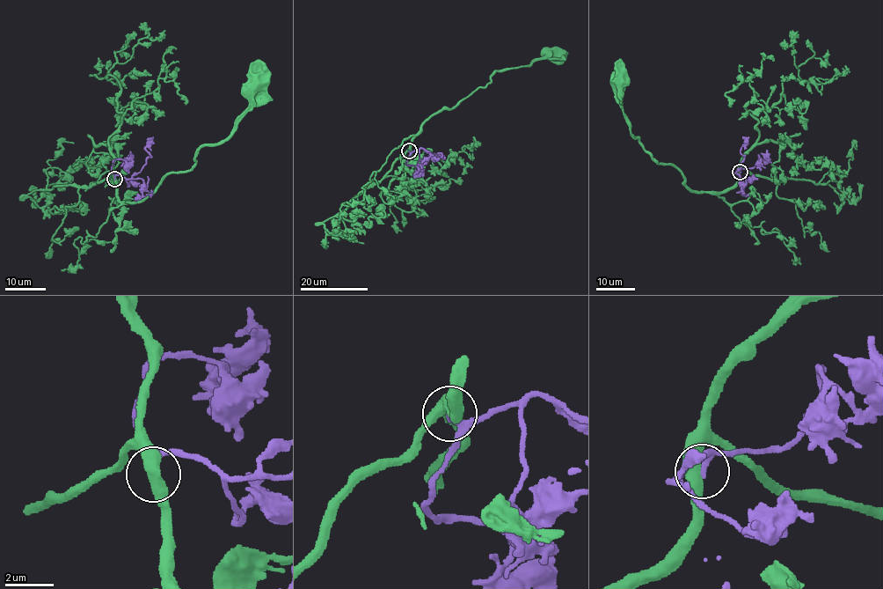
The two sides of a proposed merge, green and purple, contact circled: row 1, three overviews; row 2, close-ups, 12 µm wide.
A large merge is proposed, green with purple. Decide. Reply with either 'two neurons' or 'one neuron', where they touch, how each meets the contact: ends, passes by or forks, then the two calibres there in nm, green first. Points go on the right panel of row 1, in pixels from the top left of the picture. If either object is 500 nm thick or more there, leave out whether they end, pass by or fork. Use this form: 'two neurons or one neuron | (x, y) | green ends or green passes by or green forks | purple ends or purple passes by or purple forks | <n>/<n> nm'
one neuron | (740, 172) | 500/240 nm

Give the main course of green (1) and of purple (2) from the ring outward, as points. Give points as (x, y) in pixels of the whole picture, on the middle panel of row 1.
1: (409, 150), (413, 136), (427, 120), (484, 87), (495, 71), (557, 56)
2: (409, 150), (423, 148), (437, 157), (442, 155), (441, 153), (438, 154), (445, 159)

